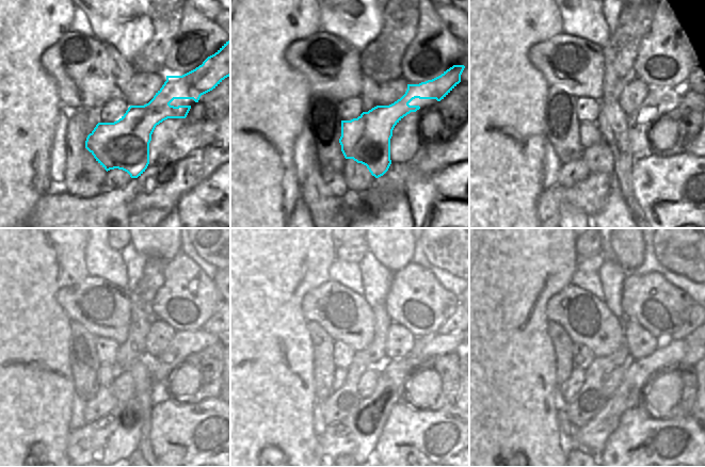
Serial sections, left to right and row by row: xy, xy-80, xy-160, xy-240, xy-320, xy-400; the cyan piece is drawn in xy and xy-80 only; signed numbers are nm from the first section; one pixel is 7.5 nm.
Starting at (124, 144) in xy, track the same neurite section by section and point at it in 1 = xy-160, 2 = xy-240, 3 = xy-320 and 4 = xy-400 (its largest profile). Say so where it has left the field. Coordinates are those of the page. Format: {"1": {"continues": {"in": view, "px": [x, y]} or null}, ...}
{"1": {"continues": {"in": "xy-160", "px": [589, 133]}}, "2": {"continues": {"in": "xy-240", "px": [107, 374]}}, "3": {"continues": {"in": "xy-320", "px": [340, 373]}}, "4": {"continues": {"in": "xy-400", "px": [567, 390]}}}

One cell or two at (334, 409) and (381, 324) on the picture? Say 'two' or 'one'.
one

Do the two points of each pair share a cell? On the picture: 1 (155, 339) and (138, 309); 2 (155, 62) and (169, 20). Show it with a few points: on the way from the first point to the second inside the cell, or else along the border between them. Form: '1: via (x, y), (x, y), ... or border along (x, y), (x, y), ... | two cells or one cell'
1: border along (156, 319), (147, 333), (144, 354) | two cells
2: via (155, 51), (162, 39), (164, 31) | one cell

